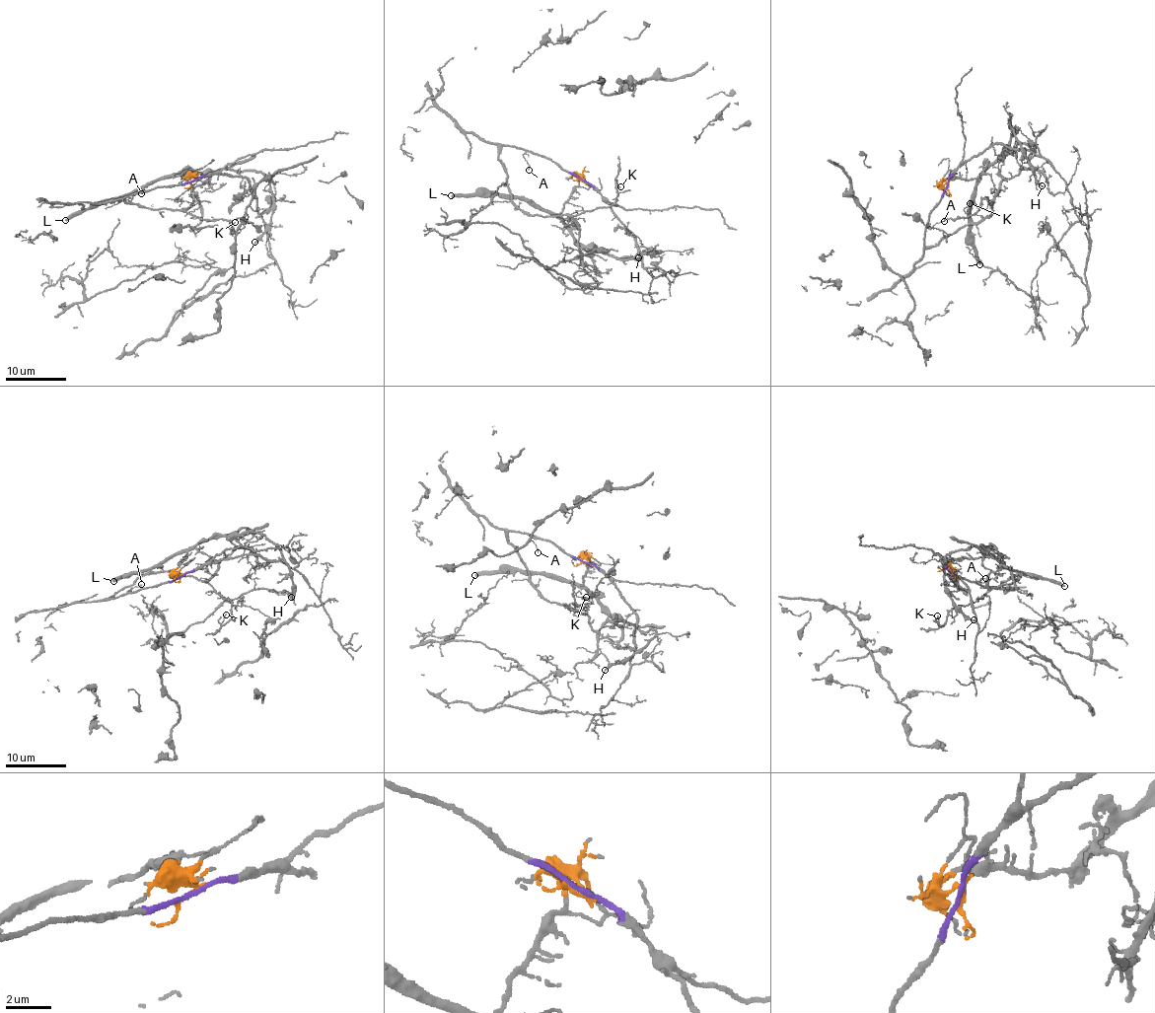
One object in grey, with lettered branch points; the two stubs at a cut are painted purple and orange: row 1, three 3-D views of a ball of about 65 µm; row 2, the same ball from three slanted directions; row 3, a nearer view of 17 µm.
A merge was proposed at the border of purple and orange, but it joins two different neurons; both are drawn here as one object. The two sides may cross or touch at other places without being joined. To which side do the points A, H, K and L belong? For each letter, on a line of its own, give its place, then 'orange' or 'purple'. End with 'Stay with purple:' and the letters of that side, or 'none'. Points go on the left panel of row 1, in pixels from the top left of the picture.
A: (141, 193) | purple
H: (254, 242) | orange
K: (235, 222) | purple
L: (65, 220) | orange
Stay with purple: A, K

